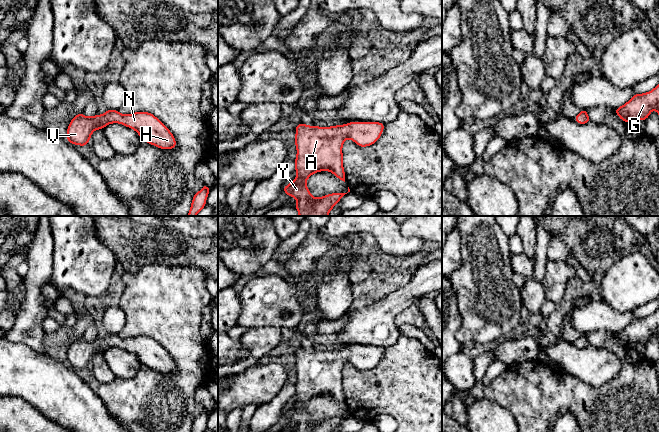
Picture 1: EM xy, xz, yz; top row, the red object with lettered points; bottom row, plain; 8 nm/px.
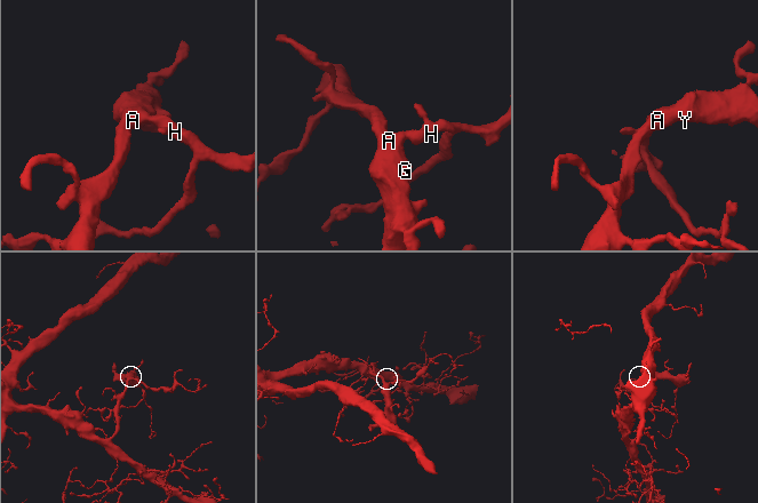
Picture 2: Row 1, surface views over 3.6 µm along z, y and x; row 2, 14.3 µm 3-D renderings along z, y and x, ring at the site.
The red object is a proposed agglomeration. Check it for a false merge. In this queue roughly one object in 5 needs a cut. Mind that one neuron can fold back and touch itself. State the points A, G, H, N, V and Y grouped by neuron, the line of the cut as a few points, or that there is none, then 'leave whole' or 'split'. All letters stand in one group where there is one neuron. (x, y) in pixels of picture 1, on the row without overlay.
A G H N V Y; no cut; leave whole

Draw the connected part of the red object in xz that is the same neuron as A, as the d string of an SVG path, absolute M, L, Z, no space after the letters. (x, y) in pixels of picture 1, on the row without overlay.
M350 346L332 351L296 350L295 383L297 402L284 410L284 416L295 421L295 432L333 432L347 417L333 417L321 422L313 422L306 411L310 399L319 395L331 395L345 406L343 393L343 366L349 362L358 370L370 370L380 362L385 347Z

